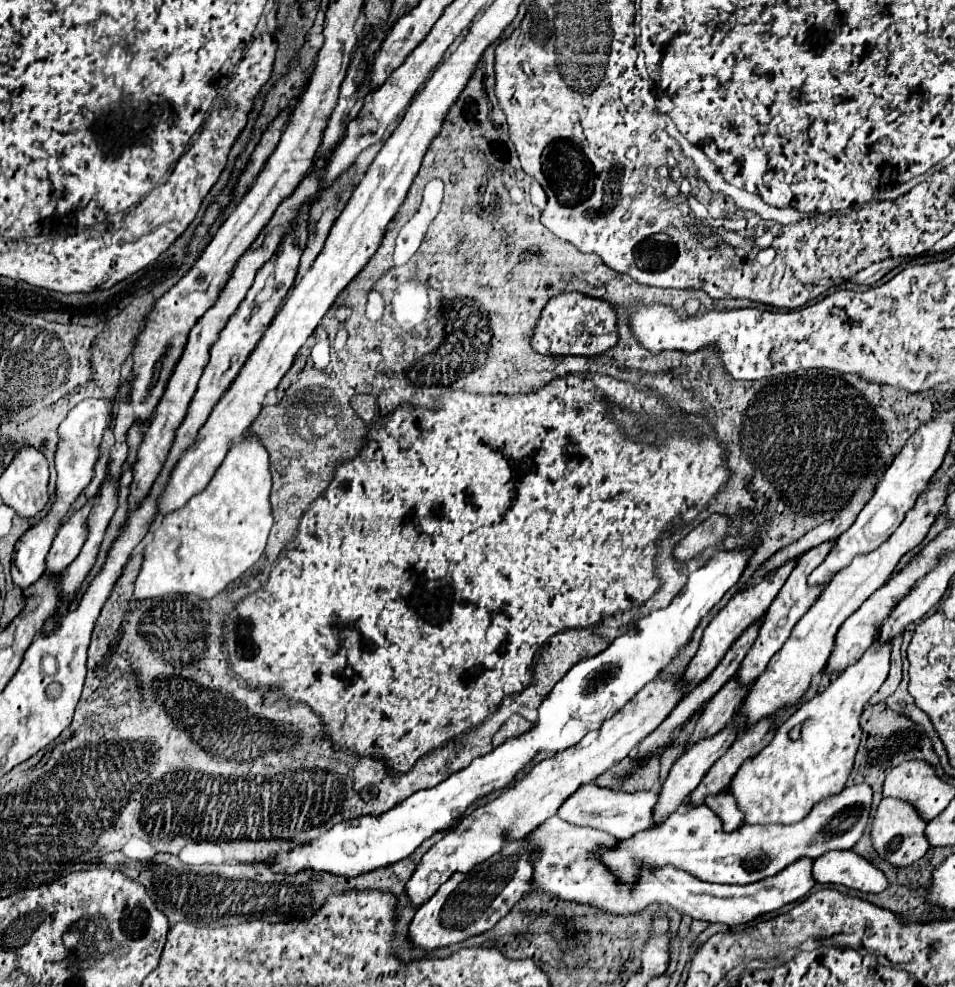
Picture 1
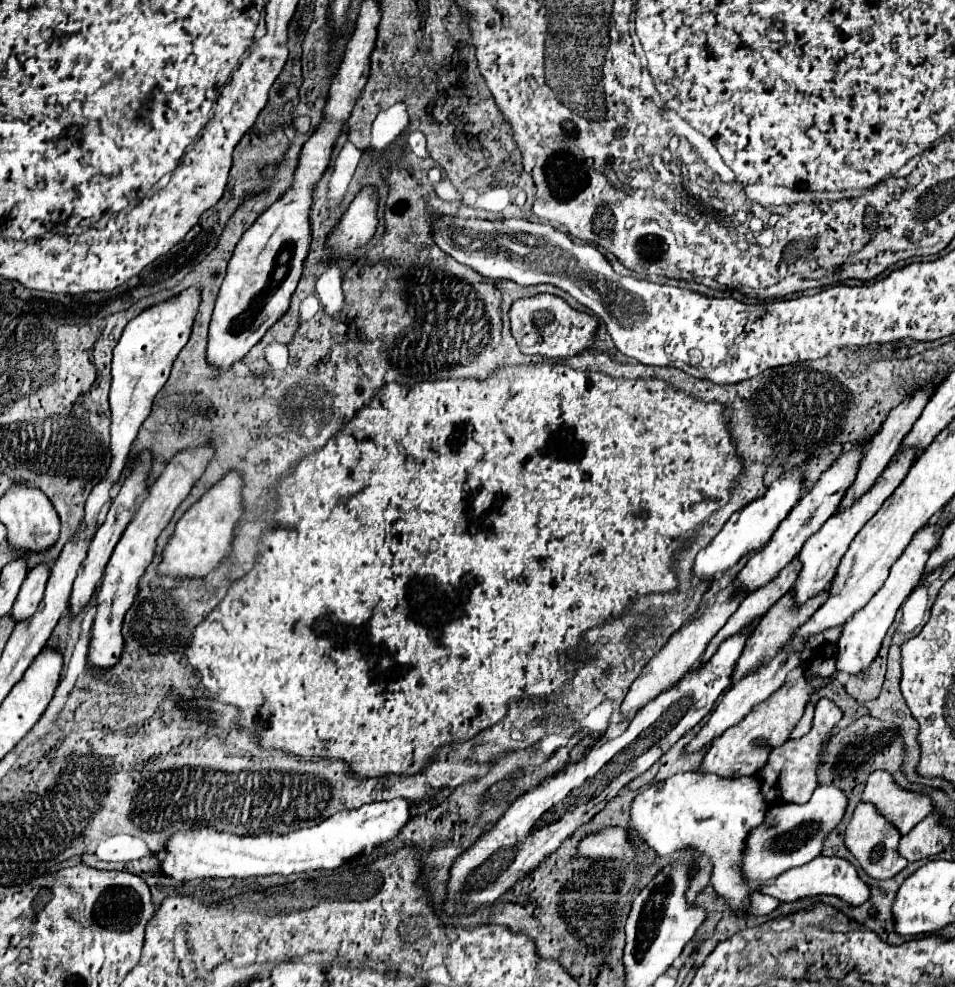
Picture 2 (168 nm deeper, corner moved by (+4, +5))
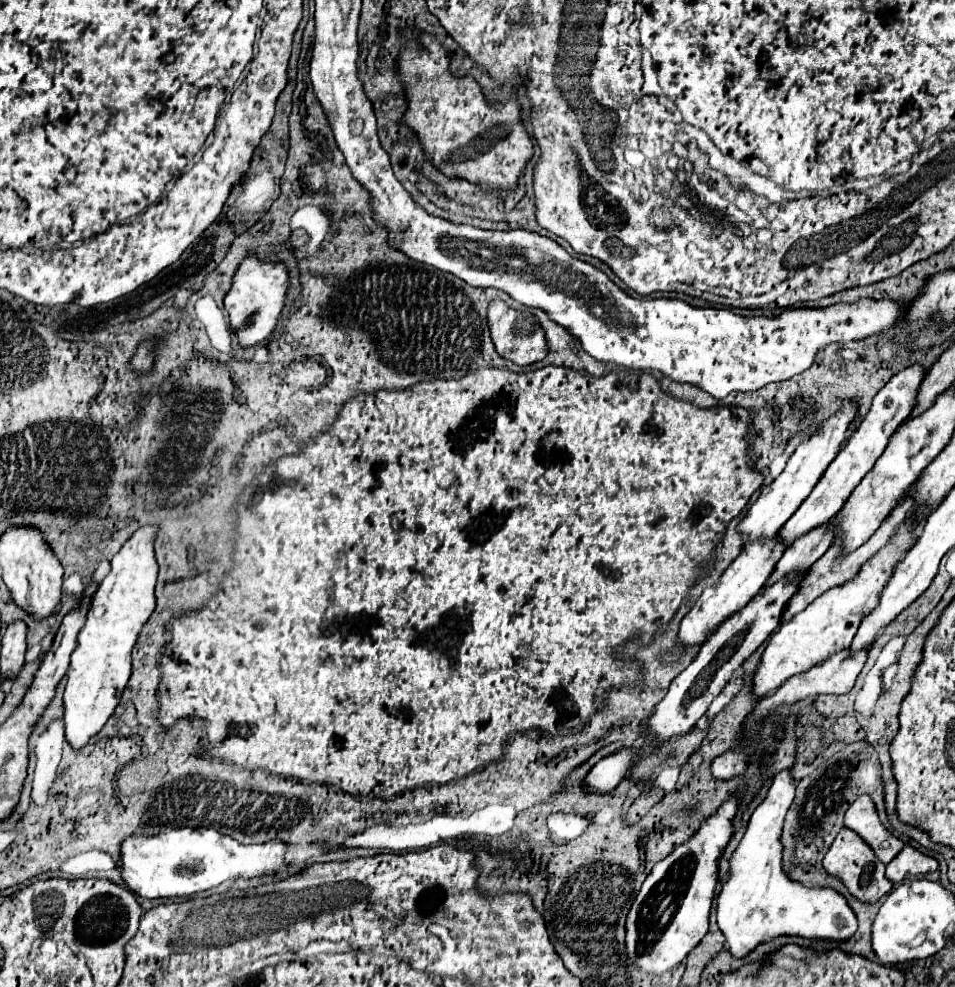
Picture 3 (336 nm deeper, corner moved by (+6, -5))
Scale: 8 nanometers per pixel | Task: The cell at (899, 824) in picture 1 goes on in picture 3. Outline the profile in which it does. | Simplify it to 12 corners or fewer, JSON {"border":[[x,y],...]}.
{"border":[[842,828],[824,856],[862,902],[894,886],[886,866],[856,832]]}

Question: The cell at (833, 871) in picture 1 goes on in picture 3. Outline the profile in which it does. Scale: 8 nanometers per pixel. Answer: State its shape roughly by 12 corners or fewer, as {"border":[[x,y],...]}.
{"border":[[790,770],[774,776],[730,858],[718,928],[736,958],[780,934],[848,940],[834,888],[782,870]]}

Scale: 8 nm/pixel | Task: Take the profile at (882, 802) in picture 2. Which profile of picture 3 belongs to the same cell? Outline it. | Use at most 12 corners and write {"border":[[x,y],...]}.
{"border":[[866,794],[848,808],[844,826],[858,832],[884,864],[904,848],[880,822]]}

